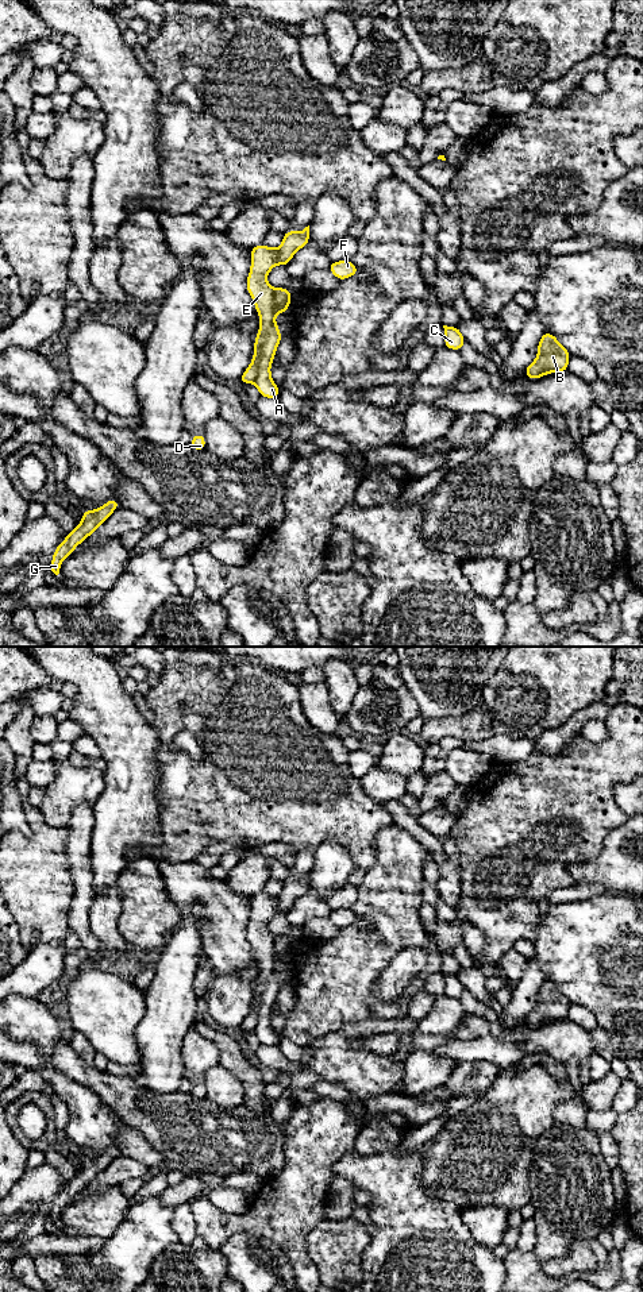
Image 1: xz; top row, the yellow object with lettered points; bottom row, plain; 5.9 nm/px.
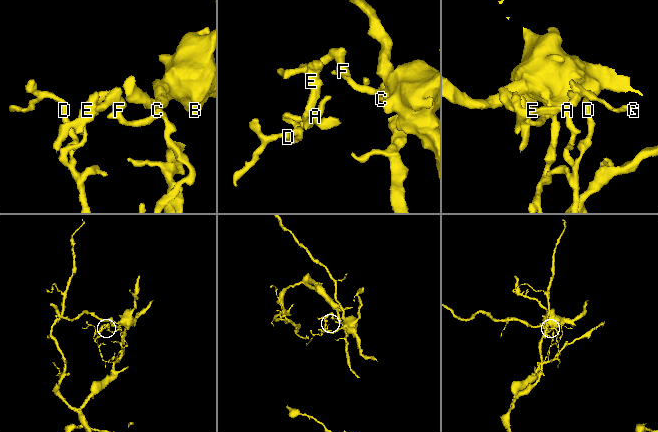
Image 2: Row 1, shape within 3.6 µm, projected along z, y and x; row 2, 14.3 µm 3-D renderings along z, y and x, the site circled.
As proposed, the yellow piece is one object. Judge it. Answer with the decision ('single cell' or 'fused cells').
fused cells

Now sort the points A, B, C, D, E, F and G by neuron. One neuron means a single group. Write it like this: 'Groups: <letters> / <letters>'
Groups: A B C F / D E G

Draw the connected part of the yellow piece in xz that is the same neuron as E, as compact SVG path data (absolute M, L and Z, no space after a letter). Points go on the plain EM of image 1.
M263 891L250 896L251 914L246 929L246 937L251 944L261 972L254 990L254 1003L250 1014L242 1022L240 1031L255 1031L258 1023L258 1008L266 981L274 972L274 941L266 923L278 911L278 896L272 896Z

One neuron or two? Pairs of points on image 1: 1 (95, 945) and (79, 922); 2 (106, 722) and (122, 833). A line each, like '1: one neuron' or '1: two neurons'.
1: one neuron
2: one neuron

